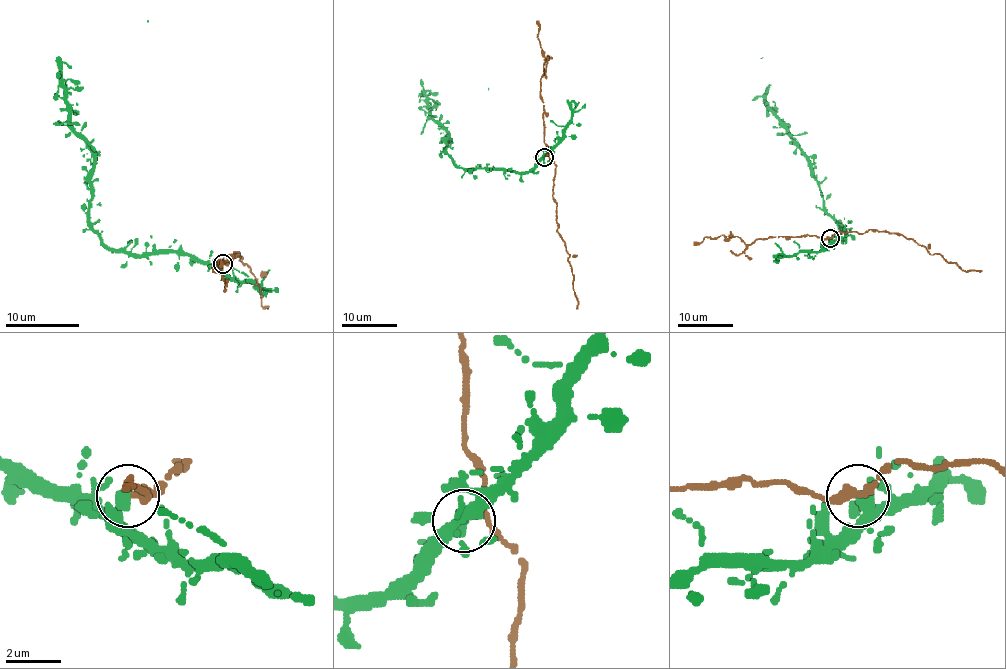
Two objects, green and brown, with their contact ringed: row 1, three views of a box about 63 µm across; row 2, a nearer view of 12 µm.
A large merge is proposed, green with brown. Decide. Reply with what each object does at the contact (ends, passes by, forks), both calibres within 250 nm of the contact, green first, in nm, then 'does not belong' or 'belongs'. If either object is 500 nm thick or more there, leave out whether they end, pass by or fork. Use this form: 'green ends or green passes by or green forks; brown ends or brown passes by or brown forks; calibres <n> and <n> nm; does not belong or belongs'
green ends; brown passes by; calibres 440 and 280 nm; does not belong

